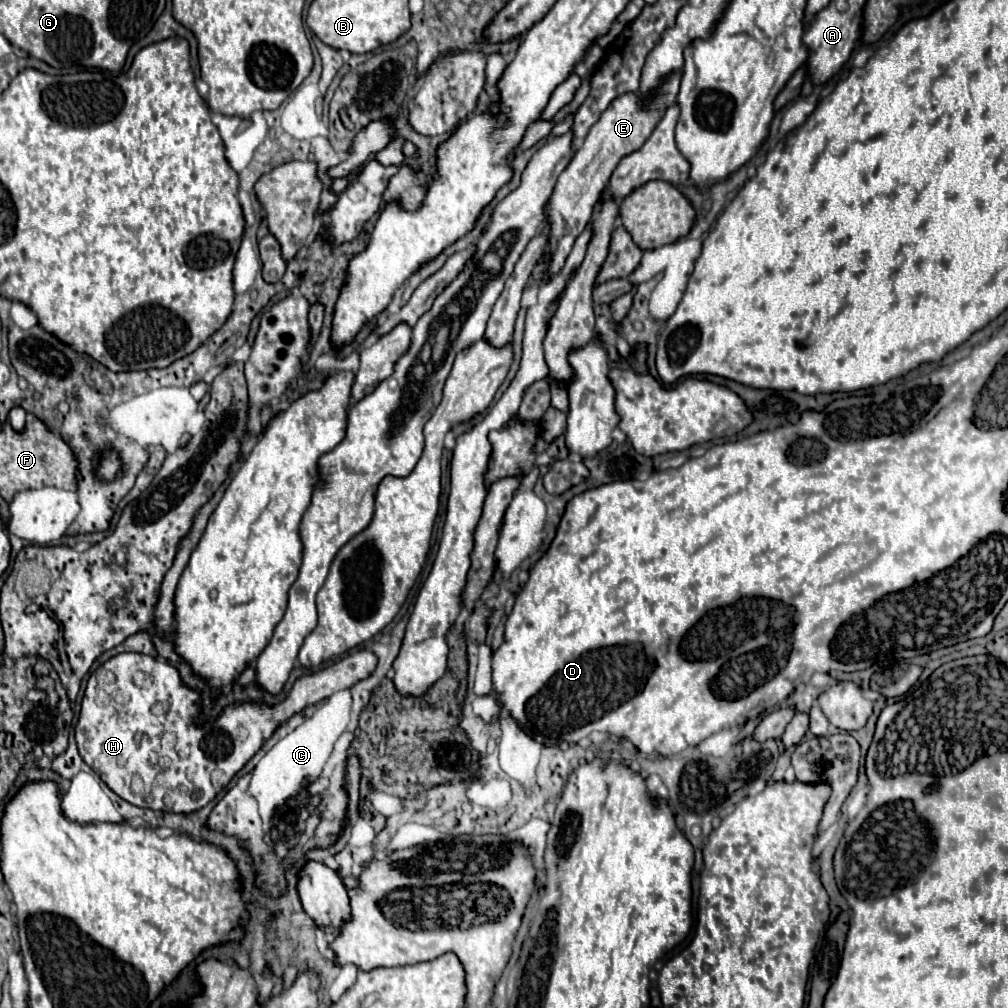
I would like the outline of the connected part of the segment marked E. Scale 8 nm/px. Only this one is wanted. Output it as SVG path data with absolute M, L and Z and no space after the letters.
M680 74L668 76L664 84L656 90L656 94L640 104L638 94L624 94L618 96L610 106L608 112L600 116L600 120L590 128L586 140L576 150L576 156L568 164L568 168L560 174L560 180L556 184L556 192L552 194L552 204L548 204L548 216L550 222L550 252L552 252L552 268L548 272L558 272L564 266L564 260L568 258L568 252L572 250L576 238L580 232L590 224L594 206L600 202L604 188L610 182L612 172L620 164L620 160L632 152L636 152L646 138L652 134L658 120L664 116L664 110L668 104L676 100L676 92L680 86Z

